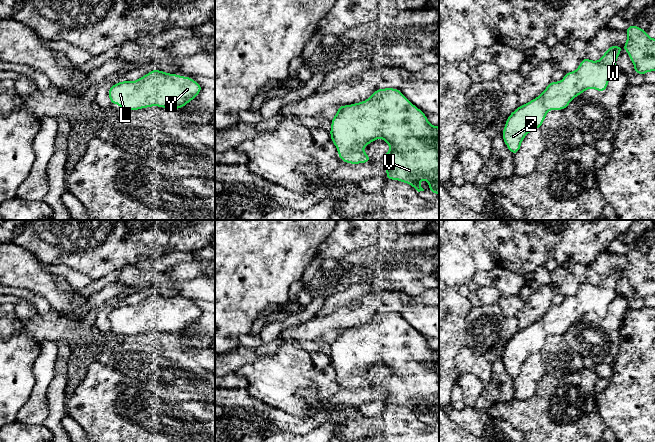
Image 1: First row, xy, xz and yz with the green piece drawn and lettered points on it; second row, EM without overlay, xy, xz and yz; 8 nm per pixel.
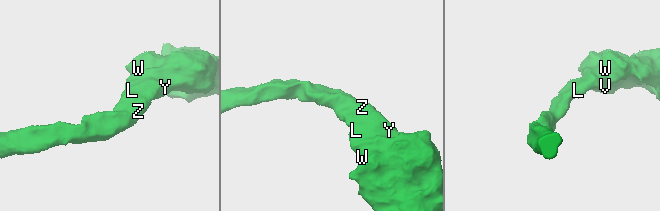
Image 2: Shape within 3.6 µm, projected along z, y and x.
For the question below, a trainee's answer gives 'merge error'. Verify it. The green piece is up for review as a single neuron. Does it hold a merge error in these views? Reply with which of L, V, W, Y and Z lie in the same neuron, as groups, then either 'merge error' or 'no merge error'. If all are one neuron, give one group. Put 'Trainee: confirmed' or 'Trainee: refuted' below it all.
L V W Y Z; no merge error
Trainee: refuted

